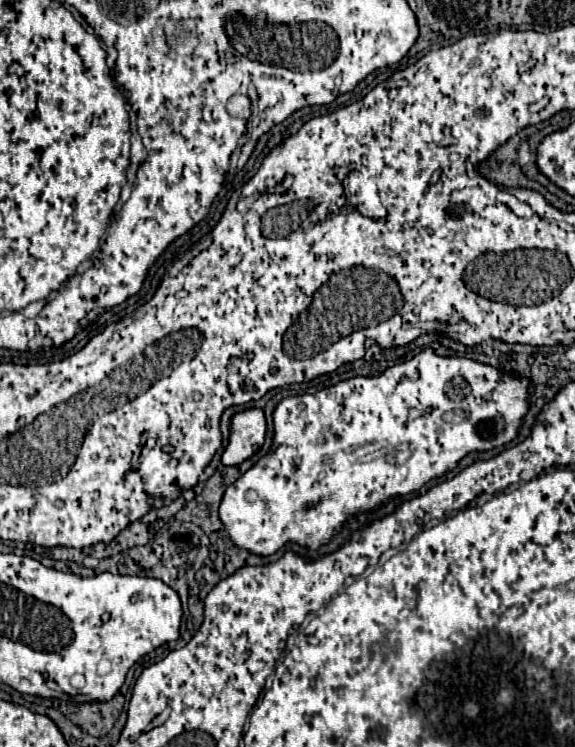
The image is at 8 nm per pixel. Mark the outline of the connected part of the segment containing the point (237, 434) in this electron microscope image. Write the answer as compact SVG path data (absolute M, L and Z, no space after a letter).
M247 409L231 417L229 443L221 455L223 465L239 465L265 441L265 415L261 409Z

